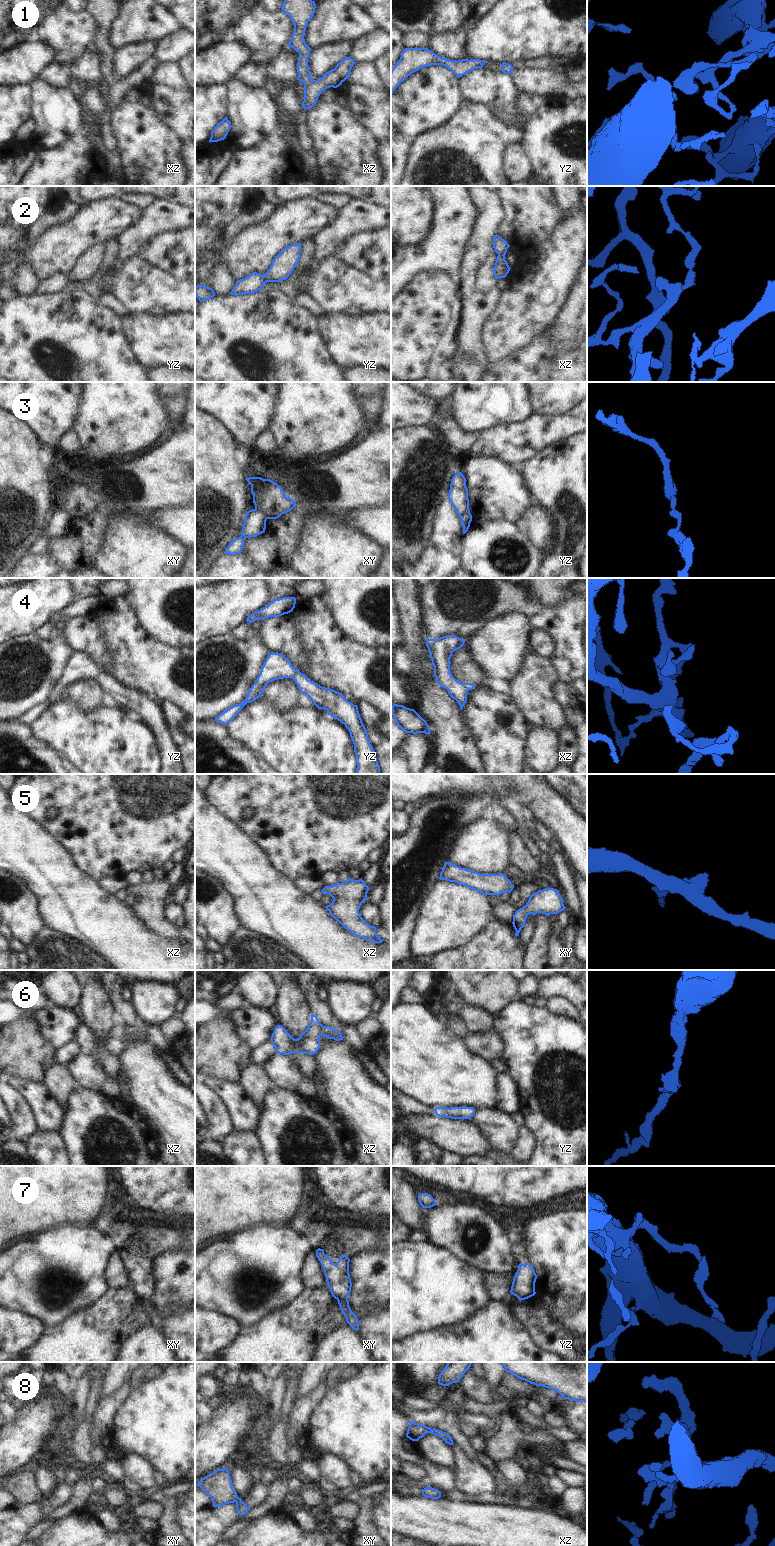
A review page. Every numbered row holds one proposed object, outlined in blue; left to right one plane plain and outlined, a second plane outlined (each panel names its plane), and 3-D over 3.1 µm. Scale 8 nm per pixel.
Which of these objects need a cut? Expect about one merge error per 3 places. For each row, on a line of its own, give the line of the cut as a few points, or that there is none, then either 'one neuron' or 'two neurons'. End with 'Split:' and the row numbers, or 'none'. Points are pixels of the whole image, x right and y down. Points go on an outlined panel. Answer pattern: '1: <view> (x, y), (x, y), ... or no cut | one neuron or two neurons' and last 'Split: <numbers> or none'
1: no cut | one neuron
2: no cut | one neuron
3: xy (255, 508), (267, 518) | two neurons
4: no cut | one neuron
5: no cut | one neuron
6: no cut | one neuron
7: no cut | one neuron
8: no cut | one neuron
Split: 3

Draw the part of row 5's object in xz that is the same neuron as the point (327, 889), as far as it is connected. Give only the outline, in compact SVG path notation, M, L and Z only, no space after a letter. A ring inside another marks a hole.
M349 877L345 883L337 882L332 886L325 886L321 892L323 894L329 894L333 898L332 903L325 906L325 908L345 929L359 938L366 939L374 943L382 943L384 940L377 935L376 927L369 925L359 913L360 906L365 900L367 900L369 889L370 888L364 883L362 878L359 880L353 880Z

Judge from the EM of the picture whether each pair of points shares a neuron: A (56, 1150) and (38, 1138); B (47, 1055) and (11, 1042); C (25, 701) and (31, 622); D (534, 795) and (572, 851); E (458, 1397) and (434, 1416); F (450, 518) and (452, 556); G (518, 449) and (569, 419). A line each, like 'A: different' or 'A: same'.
A: same
B: same
C: different
D: same
E: same
F: same
G: same

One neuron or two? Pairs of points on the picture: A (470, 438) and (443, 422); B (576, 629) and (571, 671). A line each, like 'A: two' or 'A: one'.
A: one
B: one

